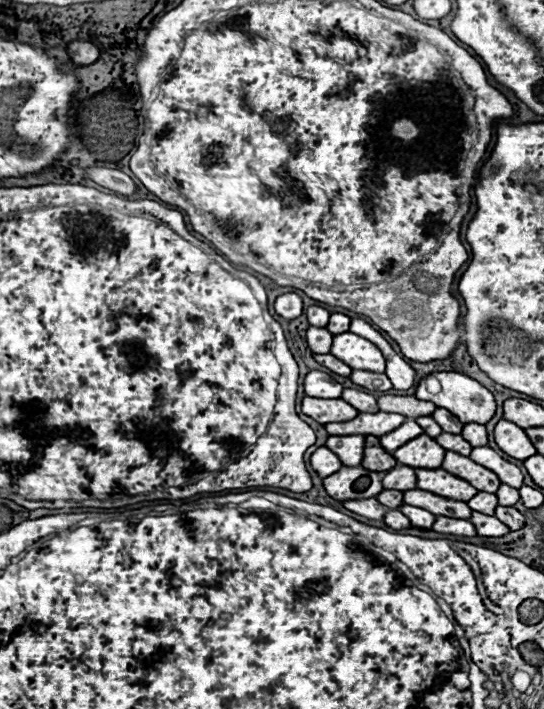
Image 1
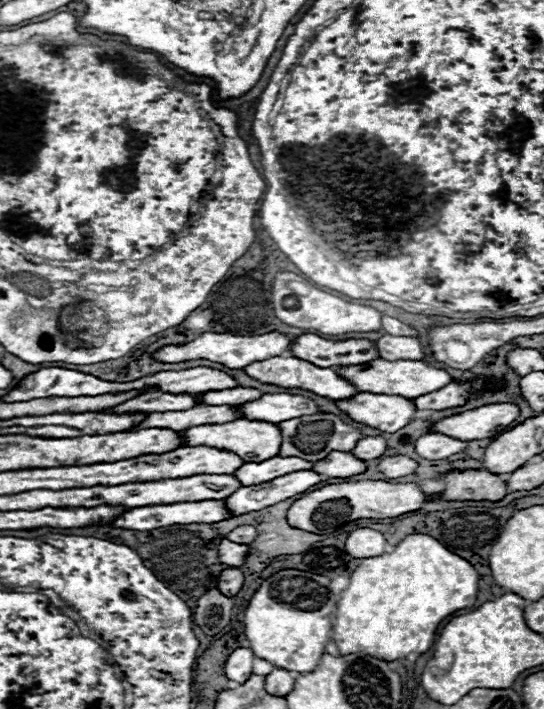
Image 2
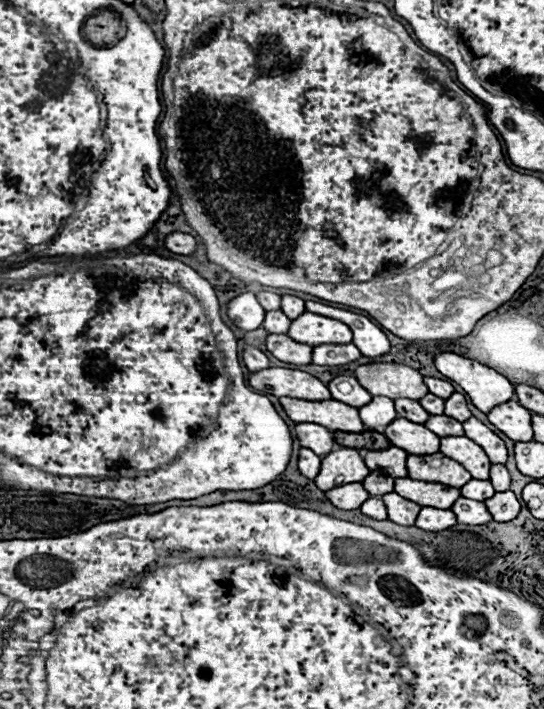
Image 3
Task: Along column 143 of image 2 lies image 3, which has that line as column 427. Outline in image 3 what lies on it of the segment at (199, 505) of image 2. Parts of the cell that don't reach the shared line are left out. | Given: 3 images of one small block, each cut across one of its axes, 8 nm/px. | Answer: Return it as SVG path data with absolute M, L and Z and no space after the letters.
M424 506L418 514L416 526L422 530L430 530L430 532L440 532L446 528L452 528L456 524L456 516L450 510L442 510L442 508L430 508Z

